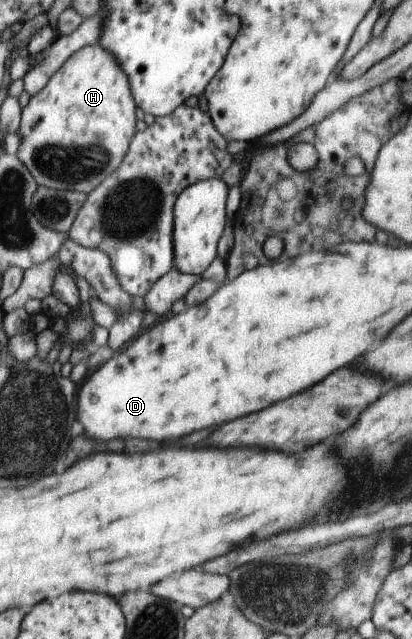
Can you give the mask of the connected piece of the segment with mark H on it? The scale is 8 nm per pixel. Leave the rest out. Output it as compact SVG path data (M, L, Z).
M97 44L83 47L79 49L74 55L71 55L65 64L49 79L49 82L37 96L31 96L29 104L22 110L22 124L18 130L21 135L21 145L19 145L18 153L19 160L27 167L31 176L35 179L38 186L42 186L53 190L66 190L89 194L94 192L103 181L119 168L123 157L127 154L130 147L131 139L137 132L136 127L136 104L132 97L130 84L128 83L126 74L118 67L118 63L111 56L111 53L105 52L101 46Z

